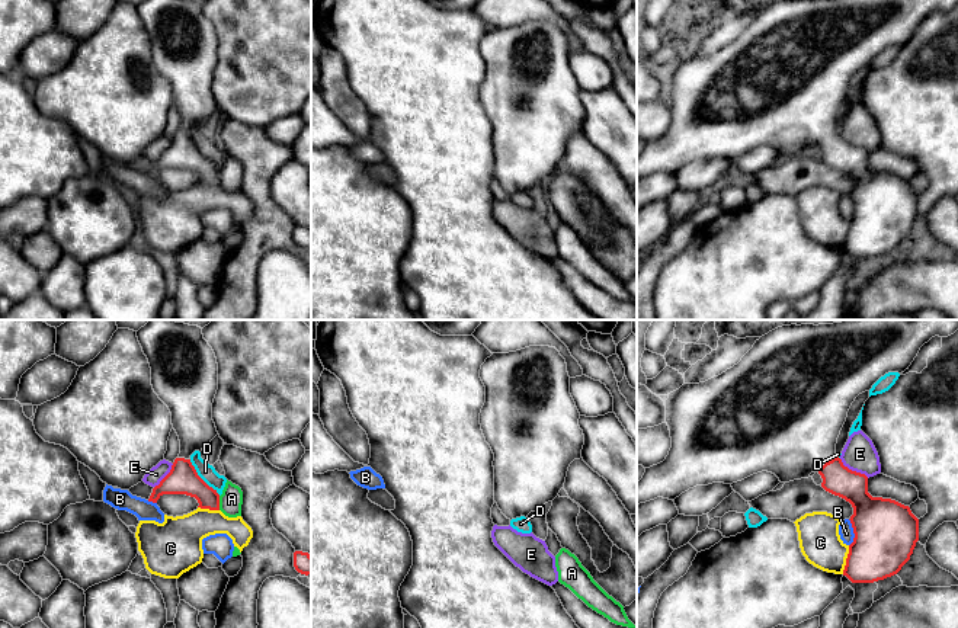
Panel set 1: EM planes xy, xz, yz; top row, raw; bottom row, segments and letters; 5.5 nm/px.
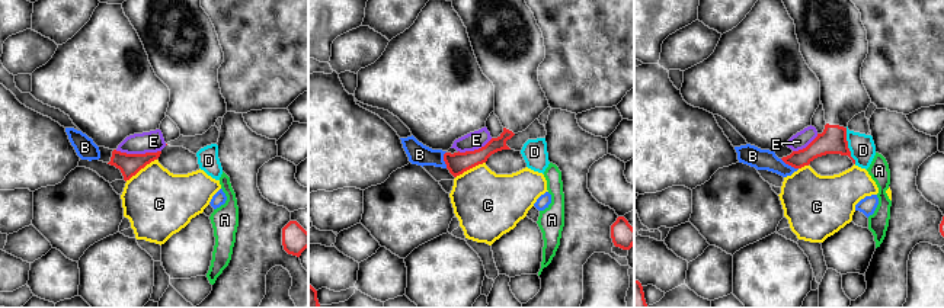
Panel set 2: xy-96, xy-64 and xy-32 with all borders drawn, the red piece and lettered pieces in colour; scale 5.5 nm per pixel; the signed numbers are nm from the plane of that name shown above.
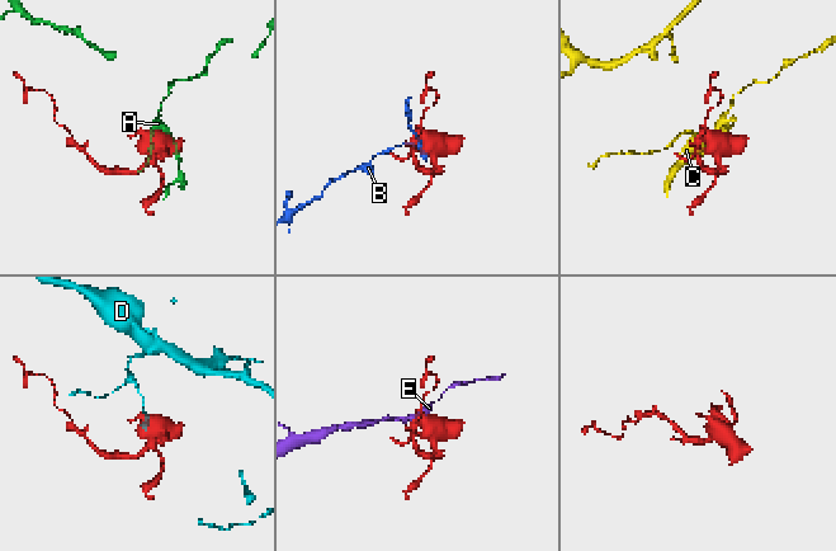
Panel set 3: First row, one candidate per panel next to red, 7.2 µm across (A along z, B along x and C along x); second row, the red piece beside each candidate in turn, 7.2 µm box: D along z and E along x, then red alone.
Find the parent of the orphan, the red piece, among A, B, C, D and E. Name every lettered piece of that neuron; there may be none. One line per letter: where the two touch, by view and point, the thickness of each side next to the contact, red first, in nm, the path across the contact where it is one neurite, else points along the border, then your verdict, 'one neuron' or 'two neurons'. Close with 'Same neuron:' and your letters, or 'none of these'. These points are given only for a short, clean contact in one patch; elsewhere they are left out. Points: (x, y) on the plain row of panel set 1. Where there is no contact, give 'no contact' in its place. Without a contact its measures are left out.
A: meets red in xy at (218, 178); 160 nm thick on the red side, 130 nm on the other; two neurons
B: meets red in yz at (854, 207); 360 nm thick on the red side, 80 nm on the other; two neurons
C: meets red in yz at (846, 234); 340 nm thick on the red side, 220 nm on the other; two neurons
D: meets red in xy at (201, 153); 160 nm thick on the red side, 90 nm on the other; border along xy (189, 134), (195, 146), (220, 169); two neurons
E: meets red in yz at (854, 146); 190 nm thick on the red side, 190 nm on the other; two neurons
Same neuron: none of these

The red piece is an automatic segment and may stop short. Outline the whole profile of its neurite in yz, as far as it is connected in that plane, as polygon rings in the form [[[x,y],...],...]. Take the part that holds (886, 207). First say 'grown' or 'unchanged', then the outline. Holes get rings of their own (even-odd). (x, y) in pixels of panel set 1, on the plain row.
grown | [[[782,0],[762,10],[733,42],[699,58],[683,58],[666,74],[666,97],[672,122],[666,134],[645,142],[637,157],[637,179],[657,172],[675,174],[696,160],[712,157],[733,158],[753,148],[768,145],[781,157],[808,153],[818,147],[821,161],[853,182],[850,198],[853,217],[843,250],[852,257],[874,257],[897,249],[910,234],[919,215],[919,193],[891,173],[872,172],[868,167],[868,151],[849,144],[836,128],[836,118],[855,73],[872,63],[888,47],[900,49],[909,44],[920,22],[932,12],[948,12],[958,0]]]

